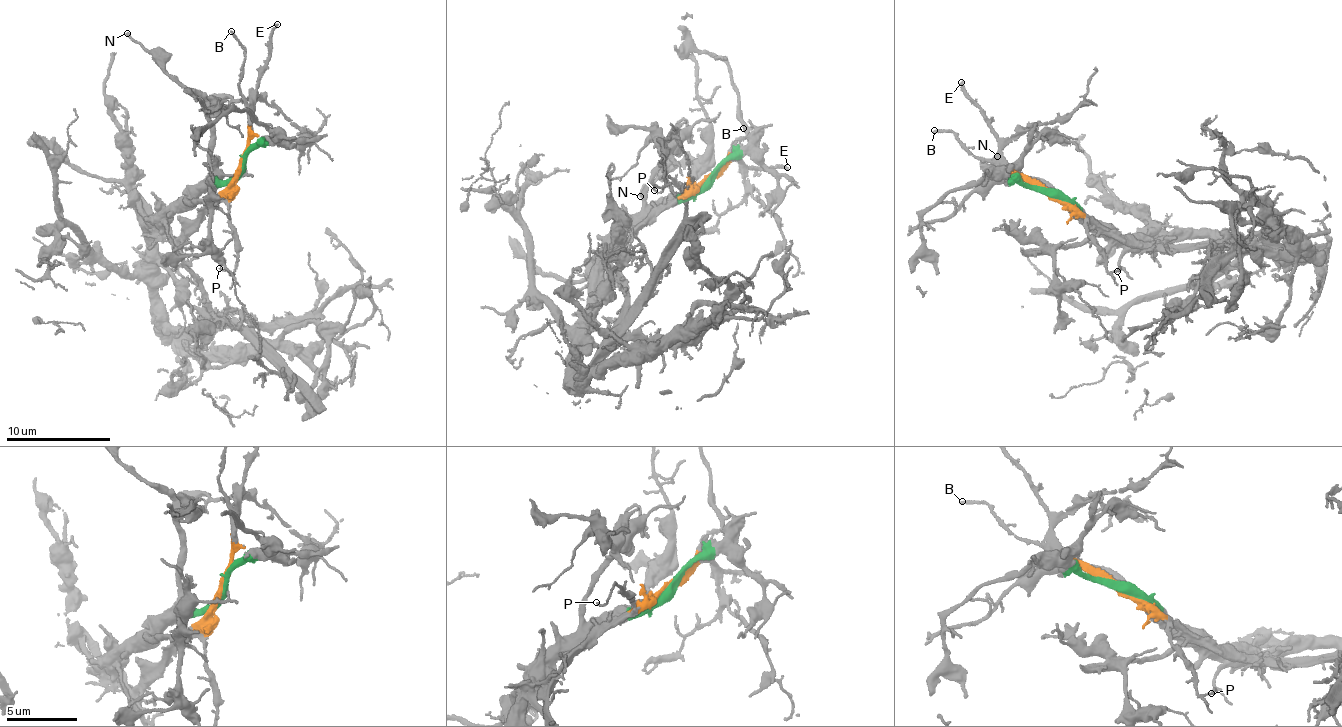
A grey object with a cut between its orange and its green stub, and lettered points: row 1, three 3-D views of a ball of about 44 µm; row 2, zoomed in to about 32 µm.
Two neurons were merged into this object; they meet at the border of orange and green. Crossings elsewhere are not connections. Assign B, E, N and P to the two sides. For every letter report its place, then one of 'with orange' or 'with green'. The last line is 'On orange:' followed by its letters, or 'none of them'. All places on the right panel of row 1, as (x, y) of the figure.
B: (934, 130) | with orange
E: (961, 82) | with orange
N: (997, 156) | with green
P: (1117, 271) | with orange
On orange: B, E, P

